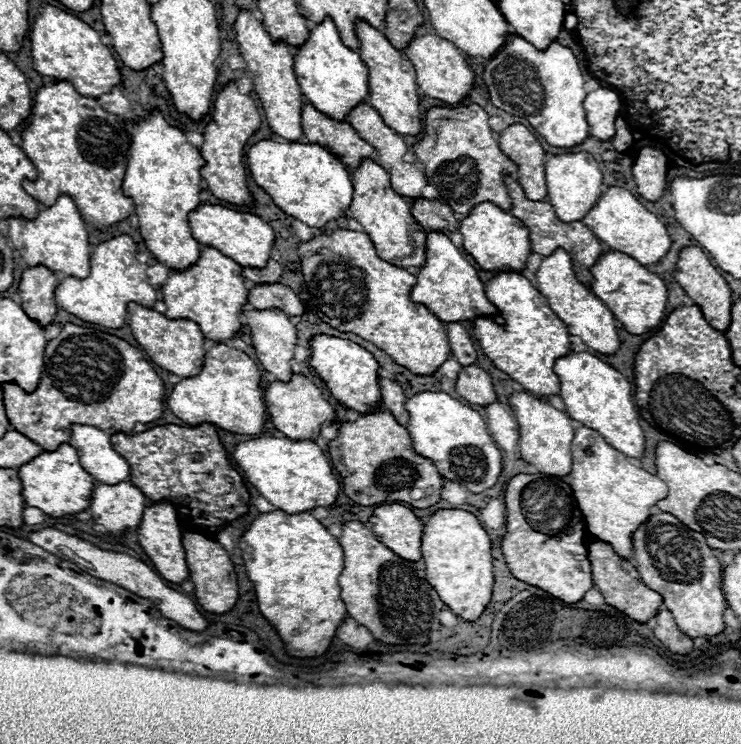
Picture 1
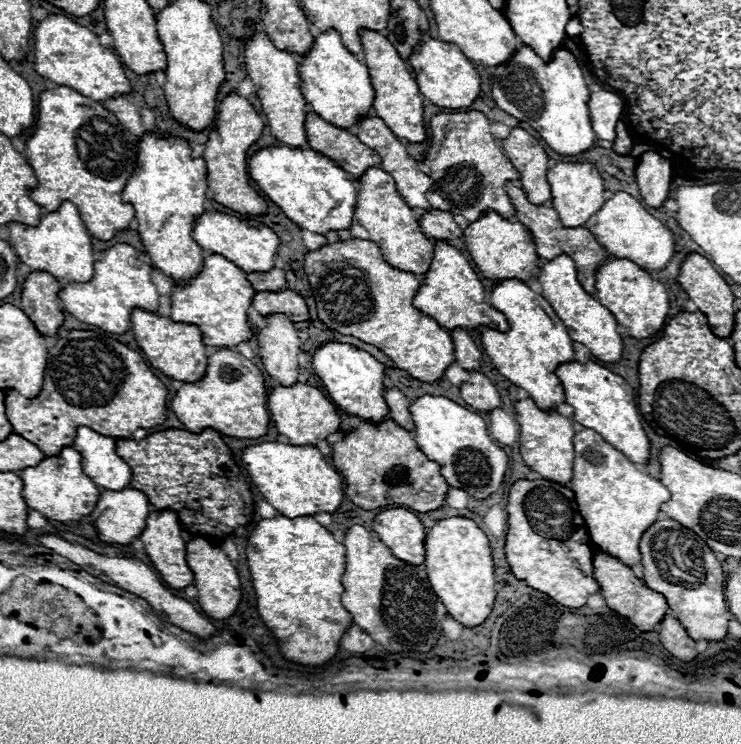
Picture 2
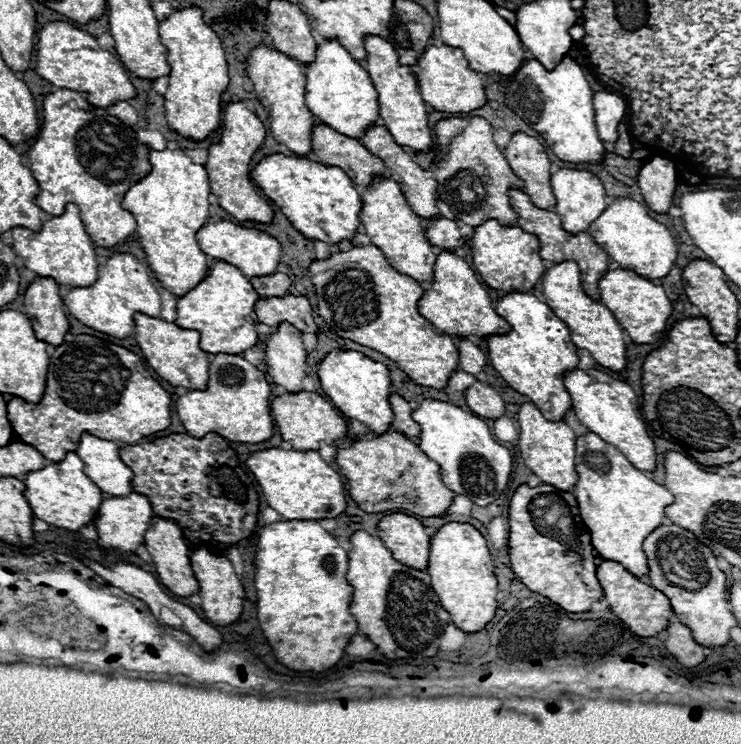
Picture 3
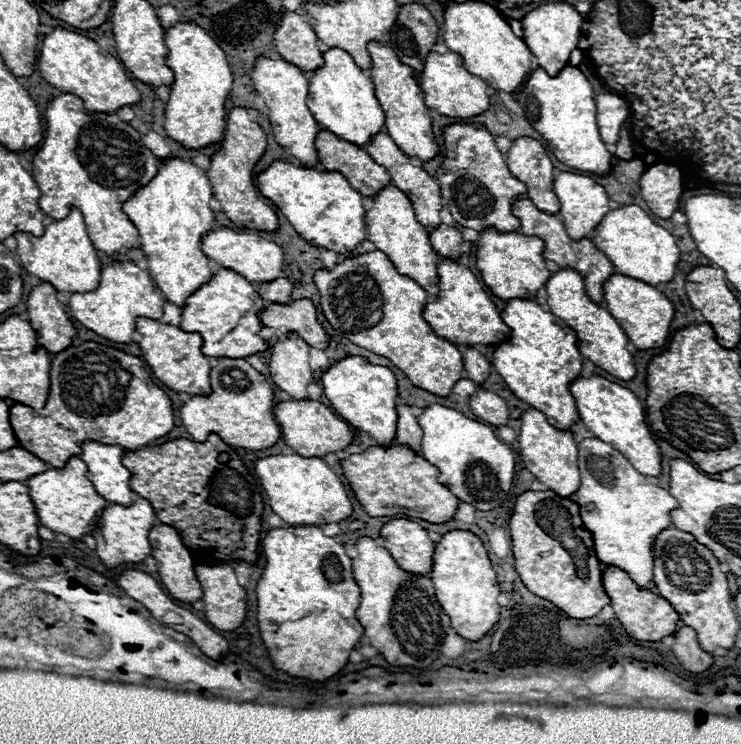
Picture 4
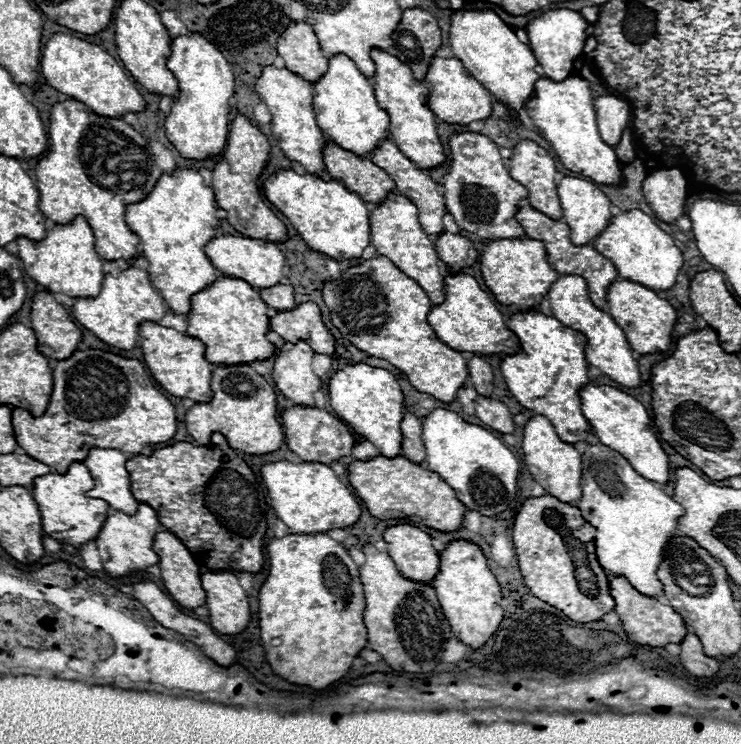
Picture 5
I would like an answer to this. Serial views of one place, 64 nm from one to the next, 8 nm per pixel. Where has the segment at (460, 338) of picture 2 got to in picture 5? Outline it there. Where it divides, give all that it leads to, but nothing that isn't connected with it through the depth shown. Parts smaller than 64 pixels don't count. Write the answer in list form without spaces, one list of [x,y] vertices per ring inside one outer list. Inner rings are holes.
[[[472,354],[468,358],[468,382],[476,388],[478,394],[482,396],[492,396],[494,392],[494,386],[492,386],[492,368],[486,360],[482,360],[480,356]]]

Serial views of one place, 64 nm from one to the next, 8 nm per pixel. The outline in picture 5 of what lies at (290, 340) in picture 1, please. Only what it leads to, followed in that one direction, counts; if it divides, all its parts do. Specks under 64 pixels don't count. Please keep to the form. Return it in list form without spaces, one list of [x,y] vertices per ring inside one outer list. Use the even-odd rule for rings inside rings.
[[[304,340],[288,344],[274,354],[272,380],[294,404],[314,404],[312,394],[320,388],[320,378],[310,366],[312,356],[314,352]]]

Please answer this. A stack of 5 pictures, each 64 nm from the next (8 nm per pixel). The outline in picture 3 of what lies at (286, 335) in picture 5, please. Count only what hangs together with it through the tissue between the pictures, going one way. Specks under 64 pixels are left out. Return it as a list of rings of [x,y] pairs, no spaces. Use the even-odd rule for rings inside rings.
[[[286,294],[286,296],[258,298],[254,310],[258,314],[258,320],[268,326],[276,326],[280,324],[280,320],[288,320],[298,330],[316,332],[316,324],[312,318],[312,306],[302,296]]]

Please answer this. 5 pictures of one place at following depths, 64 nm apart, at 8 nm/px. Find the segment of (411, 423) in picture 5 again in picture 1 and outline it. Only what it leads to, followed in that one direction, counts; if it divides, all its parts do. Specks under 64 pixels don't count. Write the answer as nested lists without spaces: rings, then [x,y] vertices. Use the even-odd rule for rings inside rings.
[[[380,378],[380,392],[382,392],[382,406],[392,412],[392,416],[396,418],[398,424],[406,426],[406,420],[408,420],[408,412],[404,410],[406,396],[404,396],[402,388],[398,386],[398,382]]]

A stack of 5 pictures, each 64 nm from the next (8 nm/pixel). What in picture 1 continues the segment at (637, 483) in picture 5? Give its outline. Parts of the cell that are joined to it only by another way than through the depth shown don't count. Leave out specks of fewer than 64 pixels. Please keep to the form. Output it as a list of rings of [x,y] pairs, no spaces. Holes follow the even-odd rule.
[[[580,426],[574,430],[572,456],[574,456],[572,470],[562,480],[574,490],[574,496],[586,520],[588,532],[594,538],[612,544],[612,548],[616,548],[620,556],[630,560],[632,532],[640,524],[644,524],[644,520],[648,520],[650,506],[654,506],[658,500],[662,500],[668,494],[664,480],[632,464],[628,456],[624,456],[622,452],[606,444],[596,430],[586,426]]]

